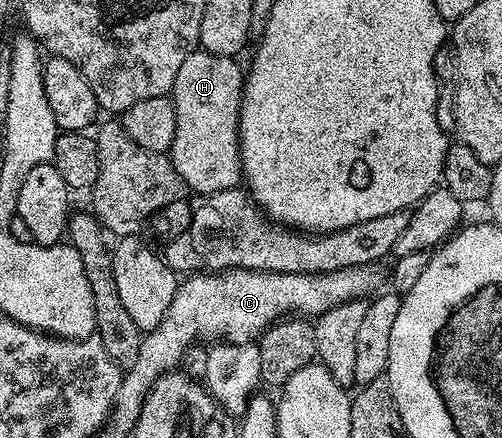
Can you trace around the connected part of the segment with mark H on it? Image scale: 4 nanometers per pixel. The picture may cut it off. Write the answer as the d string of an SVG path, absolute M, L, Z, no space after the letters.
M197 49L189 53L185 61L181 61L181 69L177 69L177 77L169 92L169 98L173 101L177 113L177 129L173 133L169 158L173 169L181 173L181 181L185 181L188 192L195 194L196 191L199 197L240 186L243 179L243 162L239 152L239 114L245 71L242 66L239 68L239 61L230 55L214 55Z

